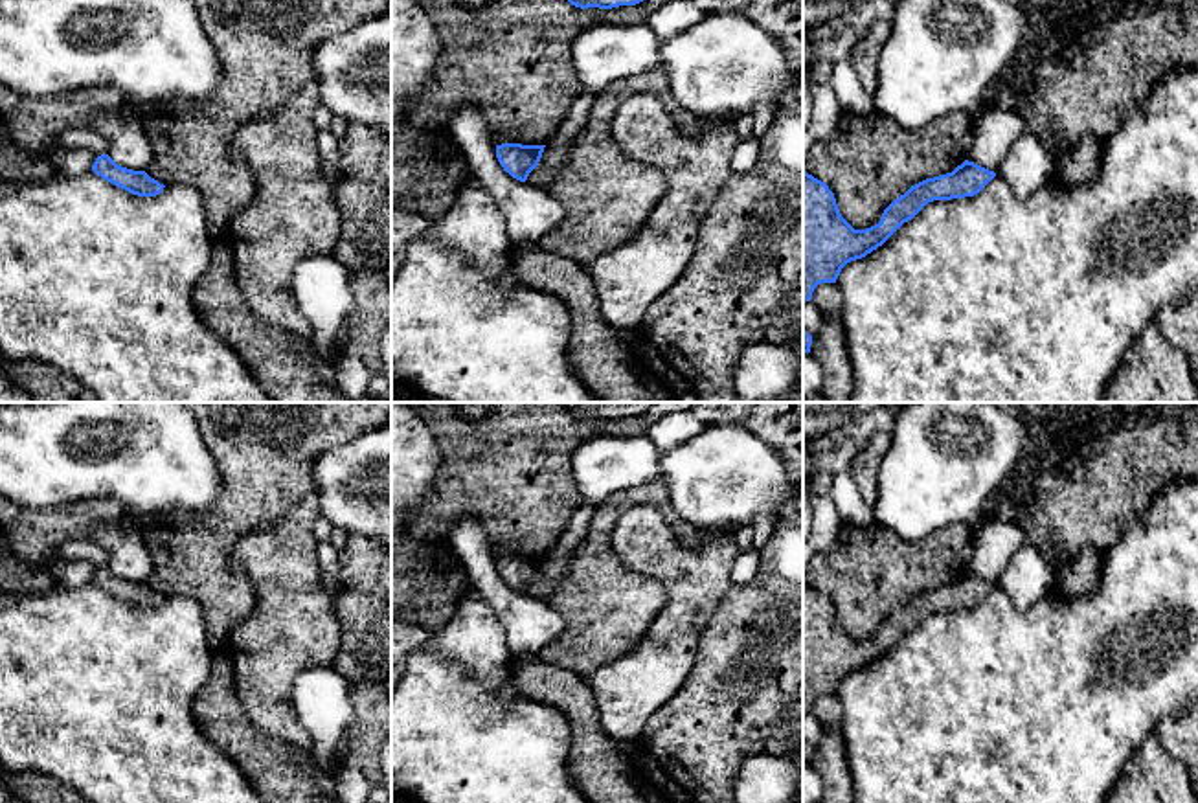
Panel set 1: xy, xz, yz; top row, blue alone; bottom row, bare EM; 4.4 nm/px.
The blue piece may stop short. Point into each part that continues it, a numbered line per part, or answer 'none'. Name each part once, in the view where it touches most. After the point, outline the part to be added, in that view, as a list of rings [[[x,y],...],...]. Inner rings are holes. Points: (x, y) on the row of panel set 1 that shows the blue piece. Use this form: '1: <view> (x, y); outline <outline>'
none

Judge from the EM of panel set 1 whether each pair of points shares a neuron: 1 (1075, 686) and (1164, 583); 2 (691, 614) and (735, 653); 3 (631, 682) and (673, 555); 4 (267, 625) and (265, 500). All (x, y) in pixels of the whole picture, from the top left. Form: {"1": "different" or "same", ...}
{"1": "same", "2": "different", "3": "same", "4": "different"}

